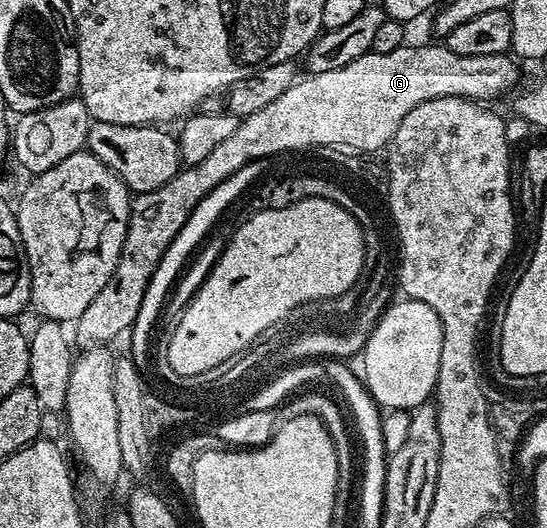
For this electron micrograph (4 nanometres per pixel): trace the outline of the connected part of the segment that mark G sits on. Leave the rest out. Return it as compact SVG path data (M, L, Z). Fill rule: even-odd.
M404 44L396 48L396 52L365 54L352 60L352 64L344 64L344 68L336 68L332 72L307 73L299 77L298 81L292 84L292 88L284 92L284 96L280 96L265 108L260 108L260 112L252 112L252 116L241 119L236 132L232 132L232 136L222 141L205 160L200 160L200 164L179 170L175 178L164 184L164 188L156 188L152 192L137 195L130 203L128 232L124 236L124 248L116 264L116 272L112 272L112 280L104 284L104 288L95 296L92 304L88 304L88 308L84 308L84 312L78 317L76 323L78 331L73 331L73 341L77 345L79 342L79 347L82 348L105 346L113 343L113 338L120 337L122 333L125 335L131 329L156 266L160 264L161 257L167 252L168 246L183 228L185 221L192 215L193 209L218 184L227 180L234 172L239 172L240 168L244 168L249 162L270 160L275 156L289 155L291 152L311 152L321 147L337 147L347 152L368 152L364 150L382 152L389 146L392 136L396 136L400 120L404 120L404 116L408 116L408 112L412 112L416 104L424 104L424 100L468 98L471 102L490 104L493 103L493 98L506 93L509 95L519 85L517 84L519 63L509 53L496 56L460 56L449 50L445 44L410 45Z

